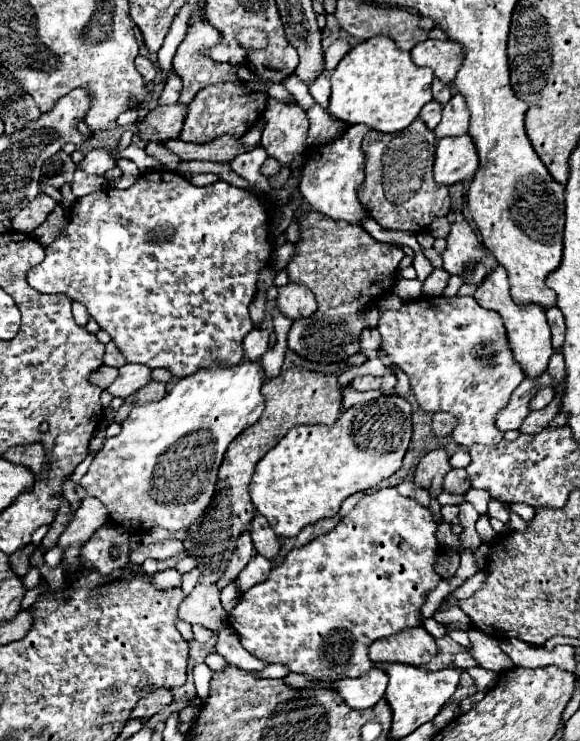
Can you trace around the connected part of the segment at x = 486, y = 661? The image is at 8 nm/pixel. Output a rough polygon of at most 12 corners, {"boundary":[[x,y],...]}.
{"boundary":[[468,631],[470,655],[480,667],[508,671],[512,659],[498,641],[482,631]]}

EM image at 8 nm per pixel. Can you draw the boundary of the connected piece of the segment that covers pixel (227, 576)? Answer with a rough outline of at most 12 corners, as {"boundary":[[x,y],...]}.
{"boundary":[[250,533],[238,535],[230,563],[216,585],[224,589],[250,561]]}

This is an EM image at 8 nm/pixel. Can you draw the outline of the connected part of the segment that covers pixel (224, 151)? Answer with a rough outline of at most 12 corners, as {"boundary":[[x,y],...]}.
{"boundary":[[234,137],[208,143],[168,139],[180,159],[230,163],[244,147]]}

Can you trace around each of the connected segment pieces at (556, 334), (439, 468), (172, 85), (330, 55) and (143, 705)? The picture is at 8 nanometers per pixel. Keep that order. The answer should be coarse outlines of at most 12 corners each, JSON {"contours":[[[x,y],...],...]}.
{"contours":[[[554,305],[546,309],[554,349],[564,343],[564,317]],[[446,449],[428,451],[414,481],[432,497],[442,491],[450,471]],[[168,71],[166,87],[160,95],[160,105],[178,101],[182,83],[176,71]],[[342,39],[324,51],[324,65],[332,71],[350,45]],[[152,687],[130,717],[146,721],[172,703],[172,691]]]}

